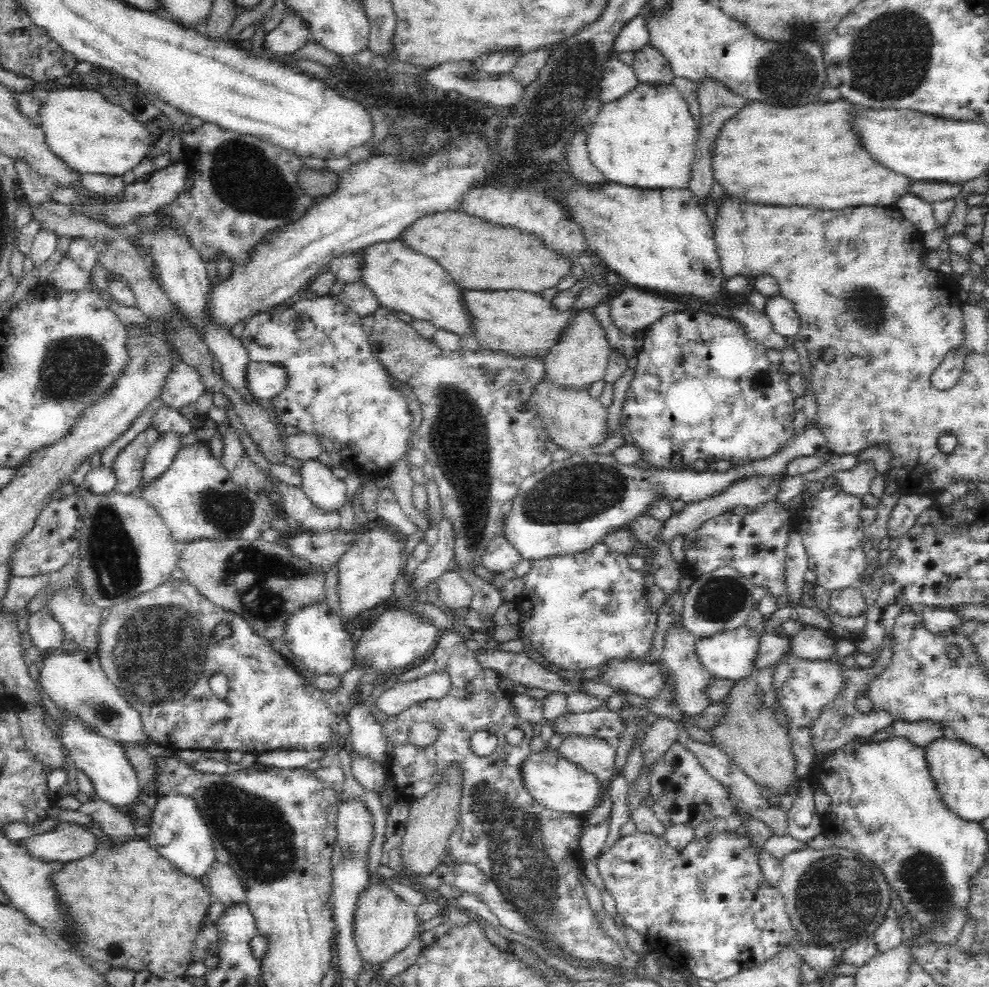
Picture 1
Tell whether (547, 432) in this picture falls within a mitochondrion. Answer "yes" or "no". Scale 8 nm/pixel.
no

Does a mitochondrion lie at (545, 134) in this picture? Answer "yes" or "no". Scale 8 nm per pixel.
yes

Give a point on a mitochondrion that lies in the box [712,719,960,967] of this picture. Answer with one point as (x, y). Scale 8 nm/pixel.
(833, 904)

